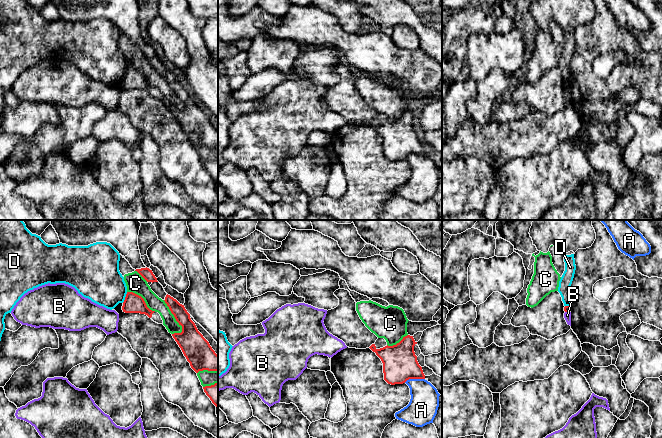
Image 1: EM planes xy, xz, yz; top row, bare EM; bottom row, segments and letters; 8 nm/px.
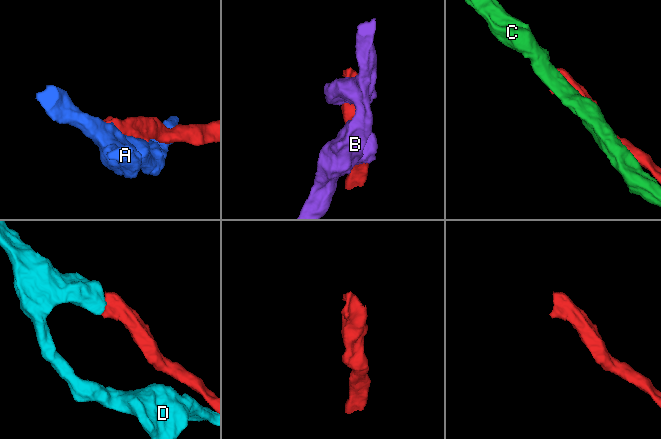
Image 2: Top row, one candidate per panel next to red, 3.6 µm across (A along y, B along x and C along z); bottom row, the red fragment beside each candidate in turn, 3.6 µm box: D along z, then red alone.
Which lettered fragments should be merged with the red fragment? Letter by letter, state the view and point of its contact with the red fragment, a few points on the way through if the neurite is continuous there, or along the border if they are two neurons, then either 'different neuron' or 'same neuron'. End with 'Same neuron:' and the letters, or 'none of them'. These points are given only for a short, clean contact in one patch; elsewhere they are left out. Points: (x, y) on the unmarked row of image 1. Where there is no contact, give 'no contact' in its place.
A: xz (414, 154) | different neuron
B: yz (567, 87) | along yz (565, 87), (569, 88) | different neuron
C: xy (174, 92) | different neuron
D: xy (125, 73) | along xy (127, 68), (122, 78) | different neuron
Same neuron: none of them

